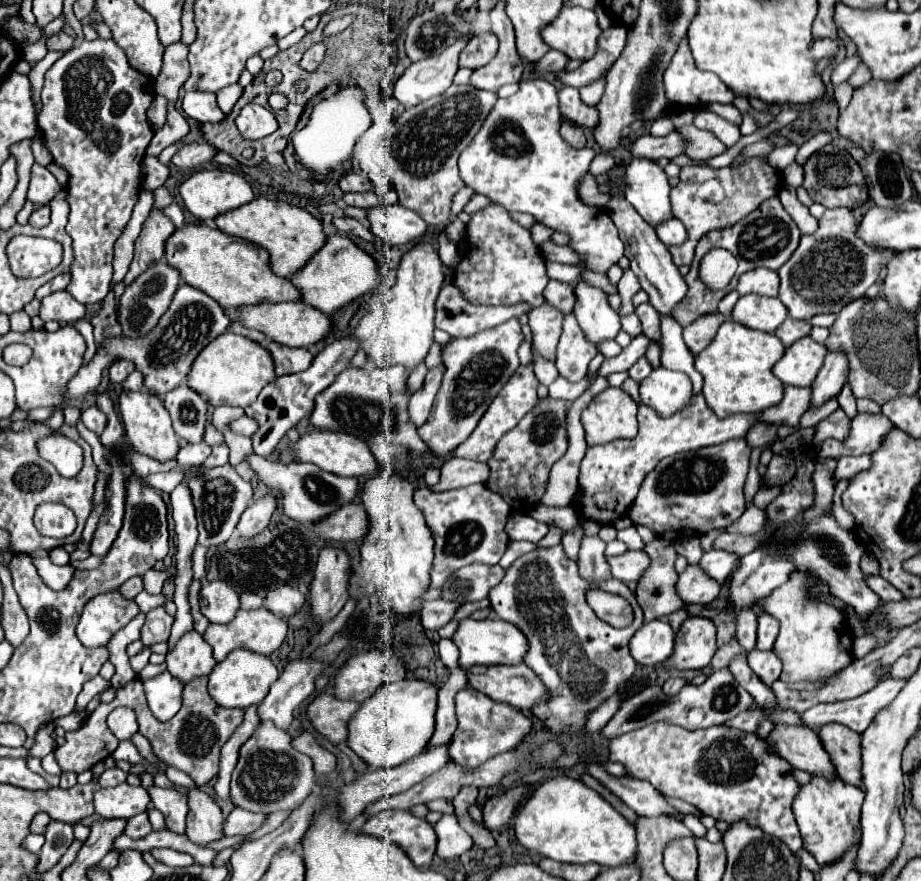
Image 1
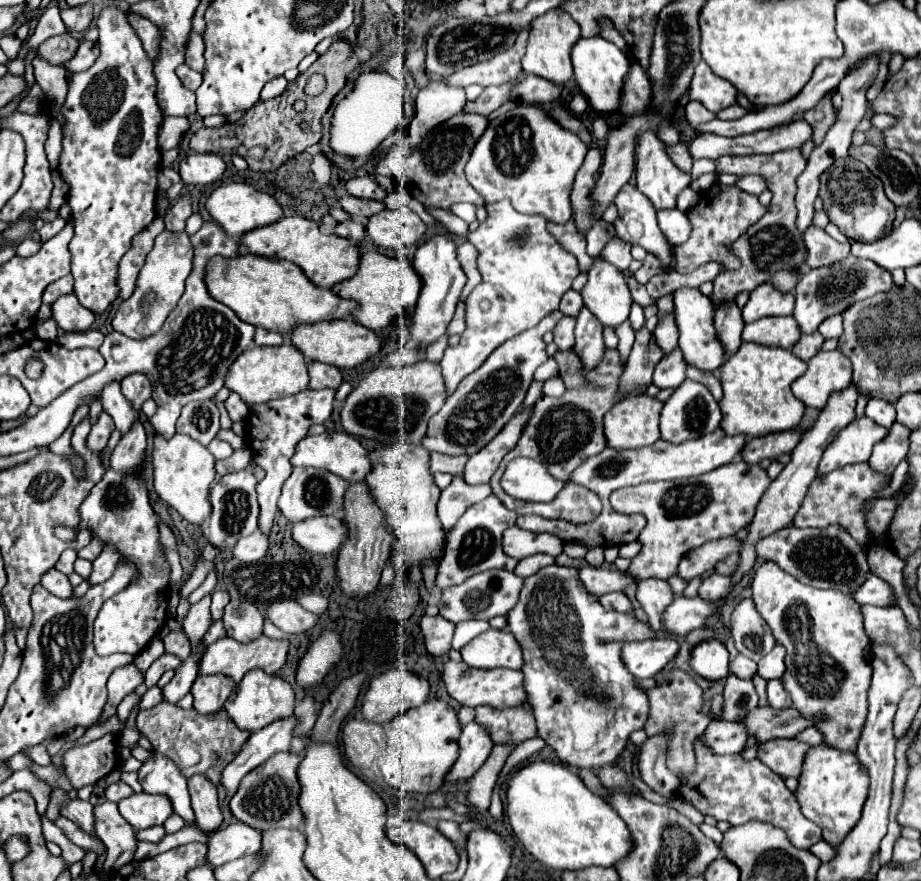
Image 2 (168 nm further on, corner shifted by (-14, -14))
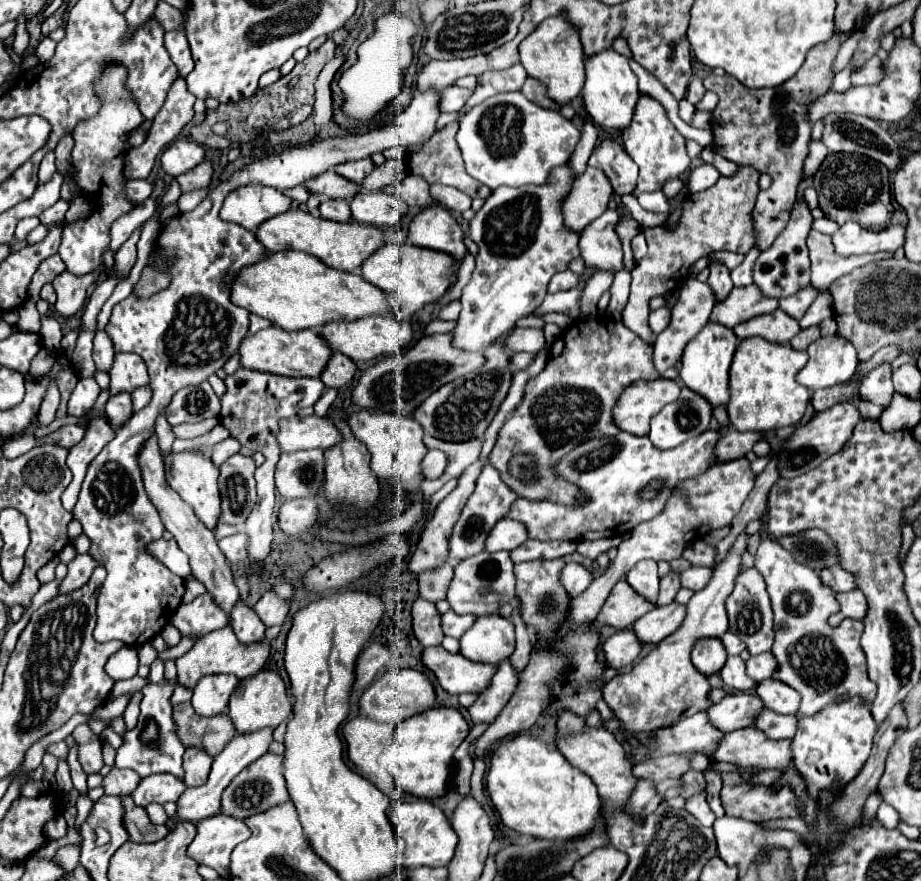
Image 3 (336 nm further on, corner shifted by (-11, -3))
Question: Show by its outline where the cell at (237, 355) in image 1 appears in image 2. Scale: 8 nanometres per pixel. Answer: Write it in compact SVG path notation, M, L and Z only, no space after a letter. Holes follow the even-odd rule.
M292 344L272 346L272 348L258 348L252 346L244 350L228 370L224 378L224 386L230 392L240 394L240 398L252 406L252 404L264 404L274 398L286 398L300 390L308 388L308 370L306 370L306 358L292 348Z

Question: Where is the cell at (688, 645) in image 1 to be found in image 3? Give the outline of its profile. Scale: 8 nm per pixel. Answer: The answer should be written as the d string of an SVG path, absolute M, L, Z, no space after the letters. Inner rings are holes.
M703 639L693 647L691 661L701 675L709 677L723 669L723 665L727 661L727 653L719 639Z

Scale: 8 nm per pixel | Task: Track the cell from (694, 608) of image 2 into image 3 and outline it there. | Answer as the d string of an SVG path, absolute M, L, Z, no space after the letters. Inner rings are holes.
M675 601L667 607L655 607L647 615L643 615L639 621L635 621L633 633L637 635L637 641L643 641L641 647L657 645L667 635L677 631L681 621L685 619L685 613L687 609Z

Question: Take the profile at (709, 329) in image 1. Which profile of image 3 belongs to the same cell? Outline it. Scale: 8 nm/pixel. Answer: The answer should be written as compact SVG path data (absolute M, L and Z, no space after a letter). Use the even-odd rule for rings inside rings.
M711 263L709 265L711 269L711 275L709 275L709 285L713 287L715 295L717 295L717 301L723 301L729 291L733 289L733 281L729 277L729 269L723 265L723 263Z

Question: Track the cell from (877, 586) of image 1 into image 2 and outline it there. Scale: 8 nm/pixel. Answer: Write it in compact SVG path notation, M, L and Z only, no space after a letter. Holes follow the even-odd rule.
M870 576L854 594L852 598L858 604L872 604L872 606L892 606L894 592L888 582L878 576Z

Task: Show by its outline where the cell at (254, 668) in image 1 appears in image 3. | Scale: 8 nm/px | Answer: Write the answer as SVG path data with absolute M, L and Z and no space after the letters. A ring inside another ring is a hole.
M265 669L249 679L243 679L229 701L229 717L233 719L237 733L253 733L265 727L275 729L279 723L289 719L291 713L293 709L287 699L287 689L281 675L275 671L265 671Z

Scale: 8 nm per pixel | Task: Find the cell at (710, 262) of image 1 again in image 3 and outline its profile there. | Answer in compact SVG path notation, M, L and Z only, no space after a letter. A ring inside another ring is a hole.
M739 167L739 171L731 177L719 177L719 181L695 195L687 195L683 201L681 217L675 229L665 225L647 227L643 235L647 235L647 255L637 261L631 271L631 295L621 313L621 321L641 339L653 343L653 333L647 325L649 315L649 299L669 293L677 289L677 285L687 277L687 269L695 263L695 257L705 257L715 251L733 251L747 253L755 245L755 229L753 229L753 205L759 193L759 171L753 167Z

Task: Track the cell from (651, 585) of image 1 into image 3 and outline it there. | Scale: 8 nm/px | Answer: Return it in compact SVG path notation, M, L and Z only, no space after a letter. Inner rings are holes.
M639 561L629 573L627 573L627 583L643 595L647 601L655 603L657 601L657 589L659 589L659 577L657 577L657 563L655 561Z

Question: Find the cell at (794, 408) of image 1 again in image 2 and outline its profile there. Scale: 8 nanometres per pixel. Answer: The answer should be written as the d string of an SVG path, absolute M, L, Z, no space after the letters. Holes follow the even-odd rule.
M792 428L792 432L772 432L772 436L750 438L742 450L742 458L750 464L758 464L764 458L776 460L782 454L790 454L800 442L804 428Z

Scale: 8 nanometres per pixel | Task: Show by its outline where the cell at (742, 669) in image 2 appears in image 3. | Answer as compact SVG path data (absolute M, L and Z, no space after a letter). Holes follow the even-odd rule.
M731 631L723 633L721 641L723 641L723 645L725 645L725 649L727 649L729 655L739 655L745 649L745 645L741 643L741 639L735 633L731 633Z

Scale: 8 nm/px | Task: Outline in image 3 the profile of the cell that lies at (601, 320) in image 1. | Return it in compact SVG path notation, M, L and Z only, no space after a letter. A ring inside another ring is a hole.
M607 209L601 217L597 217L583 229L579 251L587 267L597 267L599 271L623 269L623 249L615 231L617 221L617 209Z

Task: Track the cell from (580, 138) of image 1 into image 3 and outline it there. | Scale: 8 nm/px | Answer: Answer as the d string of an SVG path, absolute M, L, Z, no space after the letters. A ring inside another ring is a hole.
M527 77L525 85L521 87L521 93L523 93L529 101L533 101L535 105L541 105L541 107L545 107L545 109L555 109L555 111L561 109L555 101L551 101L551 99L547 97L545 85L541 85L541 83L539 83L537 79L533 79L533 77Z

